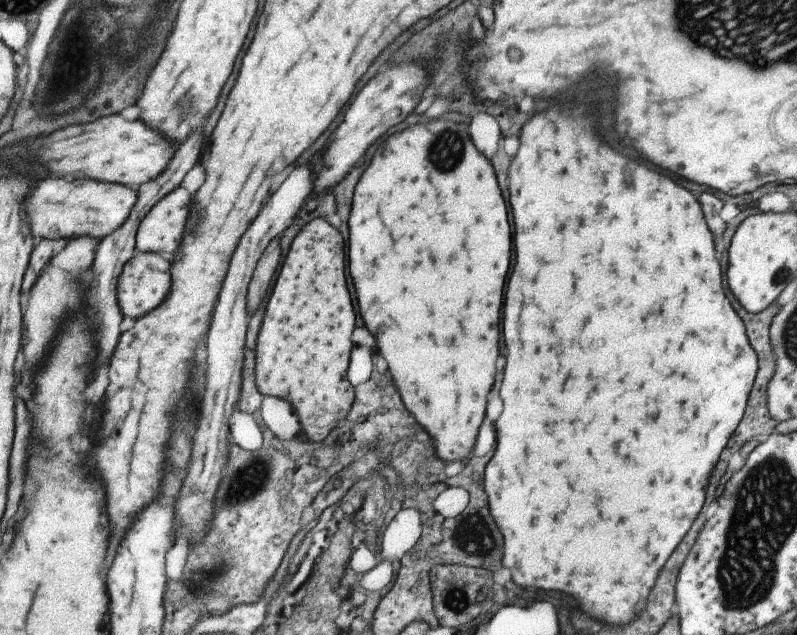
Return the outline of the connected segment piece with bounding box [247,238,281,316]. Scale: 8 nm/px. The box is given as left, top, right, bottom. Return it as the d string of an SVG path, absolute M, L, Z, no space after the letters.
M275 238L263 250L263 254L253 270L253 276L249 280L249 286L247 286L247 314L249 316L259 308L260 300L263 300L263 296L267 294L267 288L269 288L269 282L271 282L275 270L277 270L279 258L281 258L281 252L279 252L277 238Z

